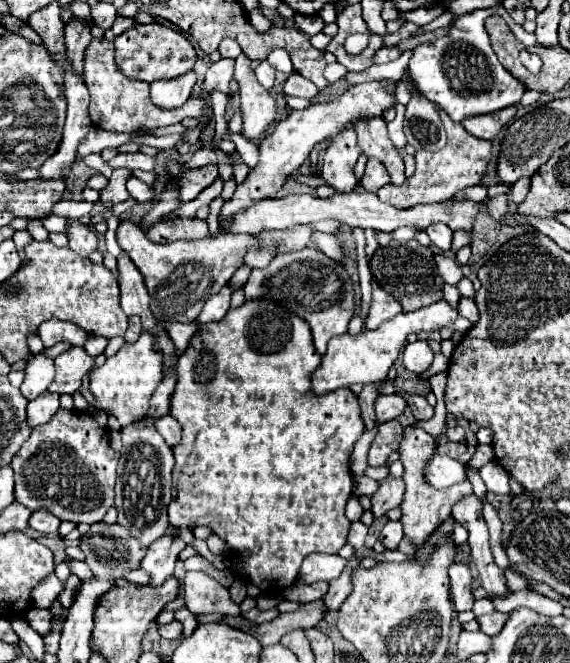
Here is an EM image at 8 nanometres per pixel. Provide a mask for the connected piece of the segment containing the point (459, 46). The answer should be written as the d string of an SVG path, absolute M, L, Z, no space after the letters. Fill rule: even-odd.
M497 5L491 9L475 9L461 15L451 25L447 35L417 45L413 49L413 57L409 59L407 73L411 81L415 81L417 91L421 91L429 101L437 103L453 121L463 121L473 115L487 115L509 105L517 105L521 95L527 91L527 87L517 77L513 77L493 53L489 35L485 31L485 19L489 15L501 15L516 39L526 48L537 43L533 33L515 23L503 5Z

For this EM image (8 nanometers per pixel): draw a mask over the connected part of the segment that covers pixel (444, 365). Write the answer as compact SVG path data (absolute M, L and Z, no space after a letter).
M435 353L434 362L427 371L421 374L421 377L424 379L429 379L432 375L447 370L449 366L449 361L450 360L445 357L442 353Z

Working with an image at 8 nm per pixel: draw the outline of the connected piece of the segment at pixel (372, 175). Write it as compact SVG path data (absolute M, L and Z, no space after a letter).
M369 157L367 165L365 165L365 175L361 179L361 185L365 187L365 191L375 193L377 189L381 189L387 183L391 183L391 177L387 177L385 165L381 161L375 161L375 157Z

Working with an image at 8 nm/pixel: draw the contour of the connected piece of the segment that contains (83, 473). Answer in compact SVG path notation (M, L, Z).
M59 409L47 425L39 425L33 429L31 437L13 457L11 467L15 471L15 497L21 505L29 507L31 511L45 507L53 515L57 515L61 521L71 521L75 525L77 523L93 525L93 523L99 523L105 517L105 513L113 507L117 463L119 463L119 453L111 449L107 431L101 429L91 415L81 413L79 417L73 411Z

